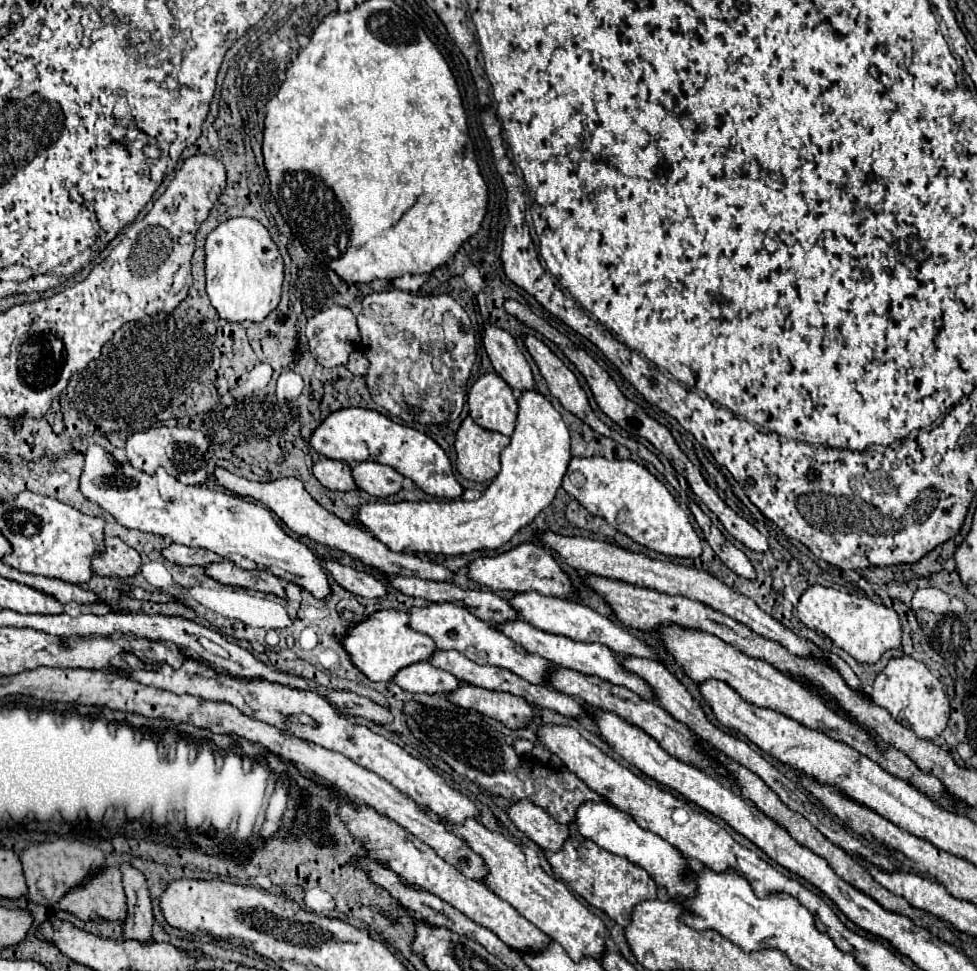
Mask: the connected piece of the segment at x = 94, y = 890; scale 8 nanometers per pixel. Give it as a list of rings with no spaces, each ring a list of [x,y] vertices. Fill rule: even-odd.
[[[104,867],[98,875],[66,893],[60,901],[60,909],[76,915],[82,921],[124,921],[126,897],[118,867]]]

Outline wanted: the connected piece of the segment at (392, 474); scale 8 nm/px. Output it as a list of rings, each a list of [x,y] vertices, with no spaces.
[[[362,461],[356,463],[352,469],[352,477],[358,489],[366,491],[374,497],[390,497],[402,489],[404,477],[388,465],[376,461]]]

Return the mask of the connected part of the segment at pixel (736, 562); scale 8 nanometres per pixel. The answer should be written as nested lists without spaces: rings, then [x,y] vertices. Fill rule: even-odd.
[[[688,501],[688,509],[692,511],[692,515],[698,521],[698,525],[700,525],[706,541],[710,543],[710,547],[714,549],[714,553],[722,559],[722,563],[728,569],[732,569],[736,575],[754,581],[756,573],[754,573],[754,567],[752,567],[750,559],[738,547],[734,547],[730,541],[726,541],[726,537],[720,533],[720,529],[716,525],[712,525],[710,517],[694,501]]]

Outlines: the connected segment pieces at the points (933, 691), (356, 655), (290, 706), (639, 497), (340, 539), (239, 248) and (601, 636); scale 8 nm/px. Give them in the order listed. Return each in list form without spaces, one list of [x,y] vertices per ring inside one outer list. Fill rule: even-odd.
[[[908,655],[888,661],[888,665],[874,679],[870,697],[876,705],[884,707],[896,721],[902,723],[906,719],[920,739],[934,739],[946,729],[950,707],[940,681],[926,669],[922,661],[916,661]]]
[[[376,611],[370,619],[356,623],[342,635],[342,647],[350,655],[352,663],[370,679],[370,681],[390,681],[402,667],[426,661],[436,651],[434,641],[428,635],[416,633],[408,627],[408,613],[404,611]]]
[[[130,651],[122,653],[122,659],[130,667],[130,673],[126,673],[126,677],[130,677],[130,679],[142,683],[142,685],[172,691],[176,695],[196,695],[196,697],[202,697],[206,701],[230,703],[230,705],[238,707],[244,715],[252,717],[252,719],[258,719],[258,721],[262,721],[266,725],[272,725],[272,727],[282,727],[282,731],[290,731],[294,737],[312,741],[320,747],[326,747],[330,751],[346,755],[348,759],[352,759],[354,763],[362,765],[368,771],[374,771],[376,775],[380,775],[382,779],[392,783],[398,791],[408,795],[412,801],[416,801],[424,809],[440,815],[440,819],[444,819],[448,823],[462,825],[470,817],[480,819],[480,811],[474,805],[474,801],[470,801],[470,797],[460,793],[458,789],[450,787],[424,761],[410,755],[406,749],[402,749],[400,745],[388,741],[386,737],[372,733],[366,725],[352,723],[346,715],[338,713],[334,707],[330,707],[330,703],[326,703],[326,699],[322,695],[318,695],[314,691],[302,691],[302,689],[296,689],[296,687],[270,683],[266,679],[232,677],[228,671],[216,671],[206,661],[200,661],[200,659],[194,659],[194,657],[186,657],[180,669],[172,669],[168,663],[158,663],[158,669],[150,669],[150,671],[144,667],[144,661],[140,661]],[[300,713],[310,715],[314,719],[314,725],[302,725],[302,723],[290,721],[290,717],[300,715]]]
[[[574,457],[568,465],[568,471],[564,475],[562,481],[562,489],[566,493],[570,493],[574,499],[578,499],[582,503],[582,507],[586,507],[590,513],[604,517],[614,529],[626,533],[628,537],[632,537],[636,543],[646,545],[662,555],[668,557],[698,557],[702,553],[702,545],[700,539],[694,531],[694,527],[688,521],[688,515],[682,511],[682,507],[678,505],[678,501],[670,495],[670,491],[664,487],[664,483],[660,483],[646,467],[642,467],[640,463],[632,461],[632,459],[604,459],[604,457]]]
[[[216,469],[214,471],[218,483],[232,491],[238,497],[250,497],[254,501],[260,501],[264,507],[268,507],[272,513],[276,513],[276,517],[296,535],[300,537],[308,537],[320,545],[332,547],[332,549],[340,549],[356,559],[360,559],[362,563],[382,571],[382,573],[390,573],[390,575],[406,575],[406,577],[420,577],[420,579],[434,579],[434,581],[452,581],[452,571],[446,569],[444,565],[432,563],[428,559],[420,559],[416,555],[404,555],[398,551],[390,551],[382,541],[374,539],[374,535],[370,535],[368,531],[350,525],[346,521],[342,521],[340,517],[336,517],[334,513],[326,511],[318,501],[314,501],[310,497],[310,493],[304,489],[302,481],[296,477],[282,477],[270,483],[256,483],[256,481],[248,481],[244,477],[238,477],[226,469]]]
[[[250,217],[220,223],[206,239],[206,291],[218,315],[226,321],[264,321],[280,303],[284,265],[268,229]]]
[[[524,591],[524,593],[516,593],[510,601],[510,607],[514,607],[514,611],[518,611],[518,615],[530,623],[536,629],[542,629],[546,633],[554,633],[554,635],[564,635],[570,637],[574,641],[588,641],[588,643],[602,643],[606,647],[610,647],[614,653],[618,655],[636,655],[636,657],[648,657],[648,659],[656,659],[656,651],[652,647],[648,647],[644,641],[636,639],[634,635],[630,635],[626,629],[618,627],[616,623],[612,623],[610,619],[602,617],[600,613],[596,613],[594,609],[570,601],[570,599],[554,599],[552,595],[538,595],[538,591]]]

